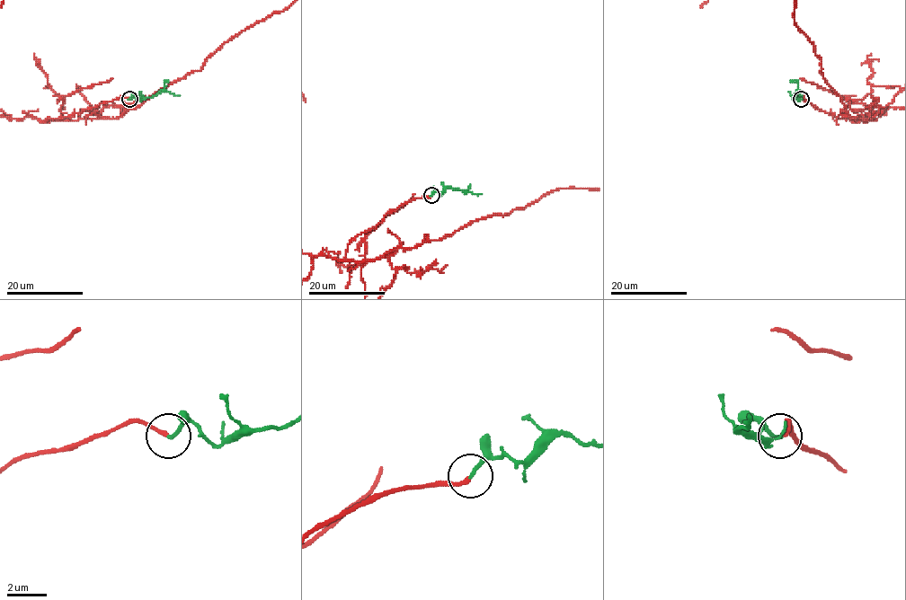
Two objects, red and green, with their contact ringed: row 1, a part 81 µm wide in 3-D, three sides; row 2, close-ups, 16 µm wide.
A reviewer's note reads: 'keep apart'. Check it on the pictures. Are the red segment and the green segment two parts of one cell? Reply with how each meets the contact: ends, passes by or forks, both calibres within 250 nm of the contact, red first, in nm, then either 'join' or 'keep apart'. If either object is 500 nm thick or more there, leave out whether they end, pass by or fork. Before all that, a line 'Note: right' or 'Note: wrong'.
Note: wrong
red ends there; green ends there; 200 nm thick on the red side, 190 nm on the other; join

